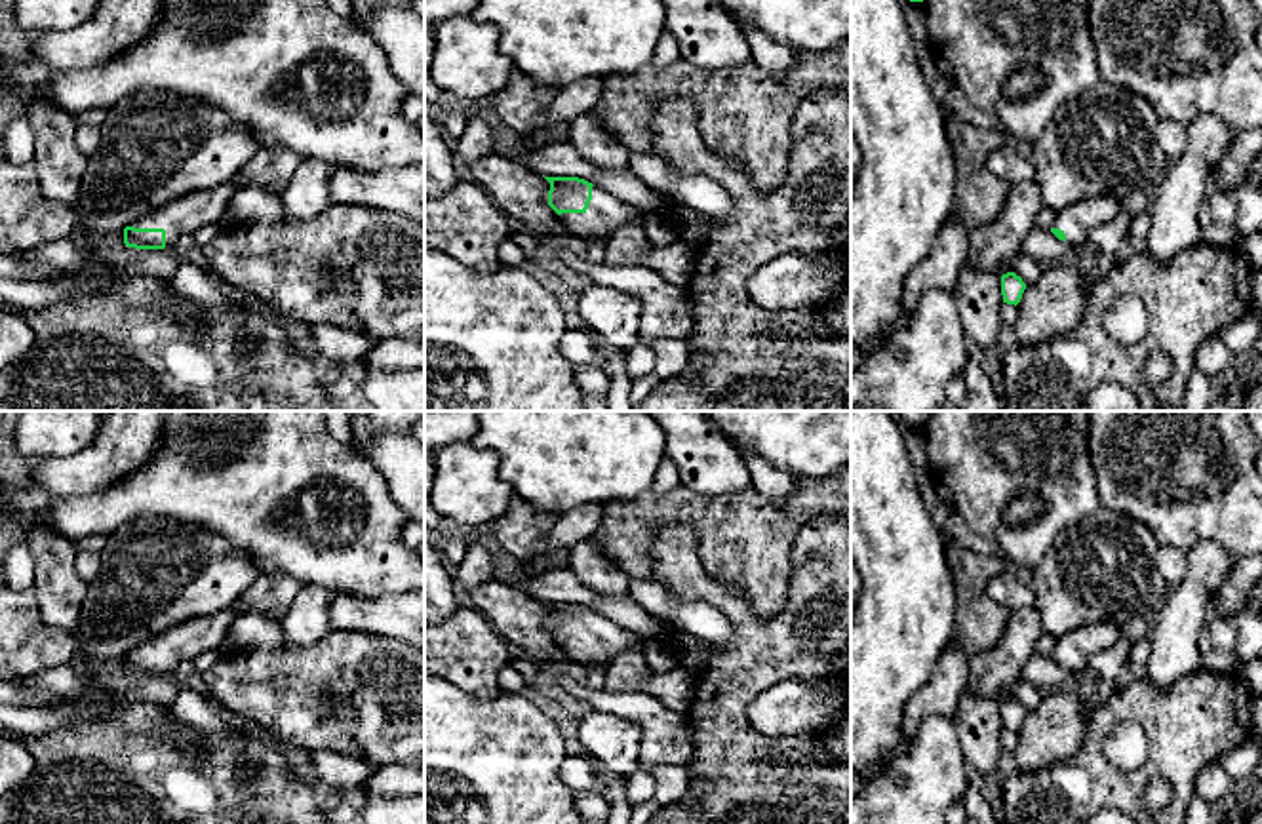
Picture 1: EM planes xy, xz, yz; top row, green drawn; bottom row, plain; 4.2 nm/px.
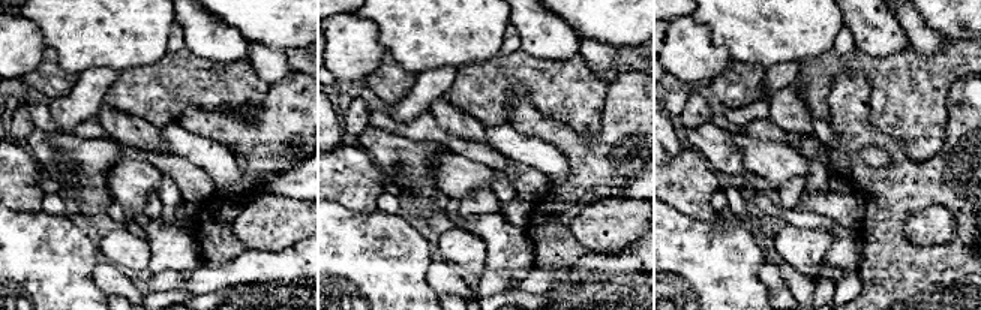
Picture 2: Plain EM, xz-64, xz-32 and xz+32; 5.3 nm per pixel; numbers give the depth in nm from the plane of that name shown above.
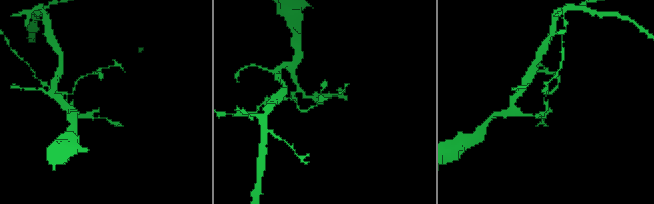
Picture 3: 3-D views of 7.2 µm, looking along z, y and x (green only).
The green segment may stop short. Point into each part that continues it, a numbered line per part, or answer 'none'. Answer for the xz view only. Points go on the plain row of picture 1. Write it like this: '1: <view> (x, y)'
1: xz (606, 642)

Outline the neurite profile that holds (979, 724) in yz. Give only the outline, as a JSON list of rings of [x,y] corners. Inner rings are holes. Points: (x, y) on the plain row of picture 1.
[[[965,689],[957,700],[956,727],[965,761],[982,775],[996,775],[1003,750],[1001,700],[978,696]]]

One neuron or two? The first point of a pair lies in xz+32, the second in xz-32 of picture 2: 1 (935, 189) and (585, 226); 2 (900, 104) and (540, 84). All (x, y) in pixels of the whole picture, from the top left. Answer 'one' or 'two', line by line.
1: two
2: one

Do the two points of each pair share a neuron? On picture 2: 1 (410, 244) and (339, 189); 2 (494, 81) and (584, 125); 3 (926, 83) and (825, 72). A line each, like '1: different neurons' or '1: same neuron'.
1: different neurons
2: same neuron
3: same neuron

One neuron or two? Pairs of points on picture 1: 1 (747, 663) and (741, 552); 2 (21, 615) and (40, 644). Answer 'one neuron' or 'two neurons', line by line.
1: two neurons
2: one neuron

